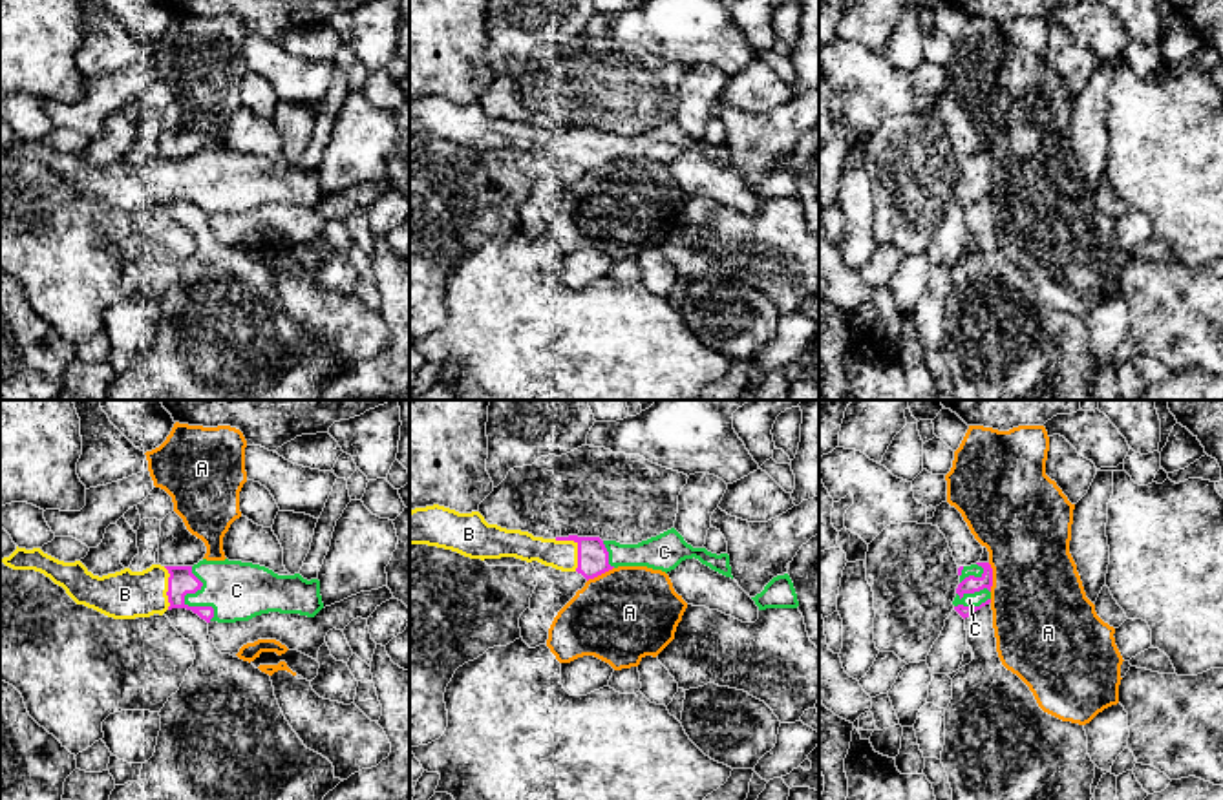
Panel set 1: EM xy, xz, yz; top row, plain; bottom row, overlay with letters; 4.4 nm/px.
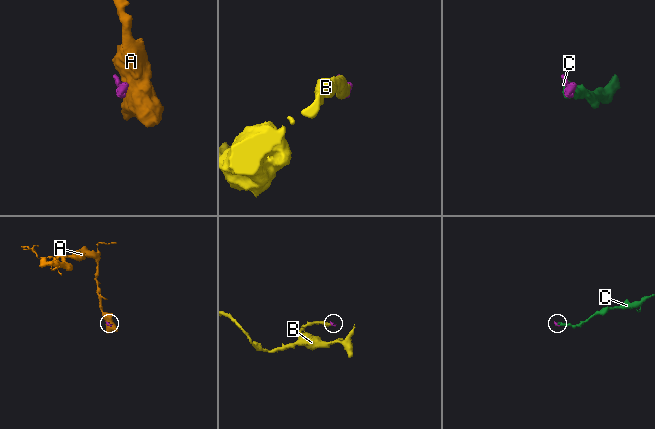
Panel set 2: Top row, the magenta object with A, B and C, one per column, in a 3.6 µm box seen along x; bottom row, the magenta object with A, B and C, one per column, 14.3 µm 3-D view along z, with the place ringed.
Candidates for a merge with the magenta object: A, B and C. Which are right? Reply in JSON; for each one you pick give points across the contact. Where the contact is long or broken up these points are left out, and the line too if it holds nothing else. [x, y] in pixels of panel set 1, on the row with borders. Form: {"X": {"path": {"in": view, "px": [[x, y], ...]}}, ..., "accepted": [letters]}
{"C": {"path": {"in": "xy", "px": [[181, 581], [183, 601], [196, 590], [236, 590]]}}, "accepted": ["B", "C"]}

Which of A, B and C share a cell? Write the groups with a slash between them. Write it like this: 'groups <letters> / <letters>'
groups A / B C

